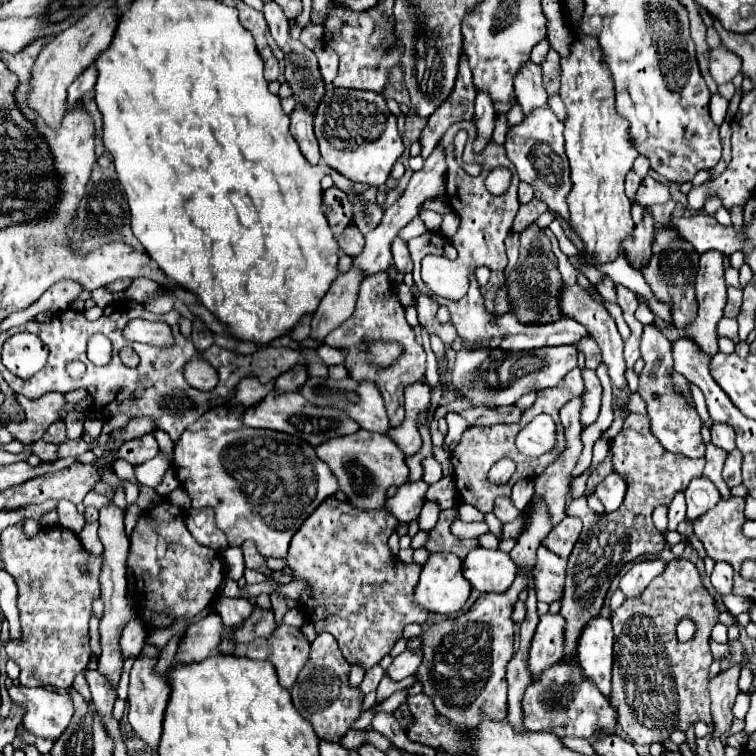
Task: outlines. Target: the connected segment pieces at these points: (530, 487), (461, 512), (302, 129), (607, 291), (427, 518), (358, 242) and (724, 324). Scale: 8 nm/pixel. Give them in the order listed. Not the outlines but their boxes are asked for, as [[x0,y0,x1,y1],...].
[[511,479,535,509],[455,503,483,521],[289,103,321,165],[597,277,617,303],[419,501,439,531],[337,225,365,257],[717,319,740,344]]

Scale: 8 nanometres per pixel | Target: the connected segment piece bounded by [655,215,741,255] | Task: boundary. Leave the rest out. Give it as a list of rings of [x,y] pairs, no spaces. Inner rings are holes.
[[[691,215],[691,217],[671,217],[669,223],[655,223],[655,233],[661,229],[673,229],[681,239],[691,243],[697,253],[705,253],[711,249],[721,251],[723,255],[731,255],[741,249],[739,237],[733,227],[725,227],[709,215]]]

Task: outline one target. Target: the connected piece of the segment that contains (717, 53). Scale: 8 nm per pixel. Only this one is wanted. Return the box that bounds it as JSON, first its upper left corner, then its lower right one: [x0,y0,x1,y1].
[709,47,741,85]

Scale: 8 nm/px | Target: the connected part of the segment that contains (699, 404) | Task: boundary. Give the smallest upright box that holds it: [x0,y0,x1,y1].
[689,383,709,423]

